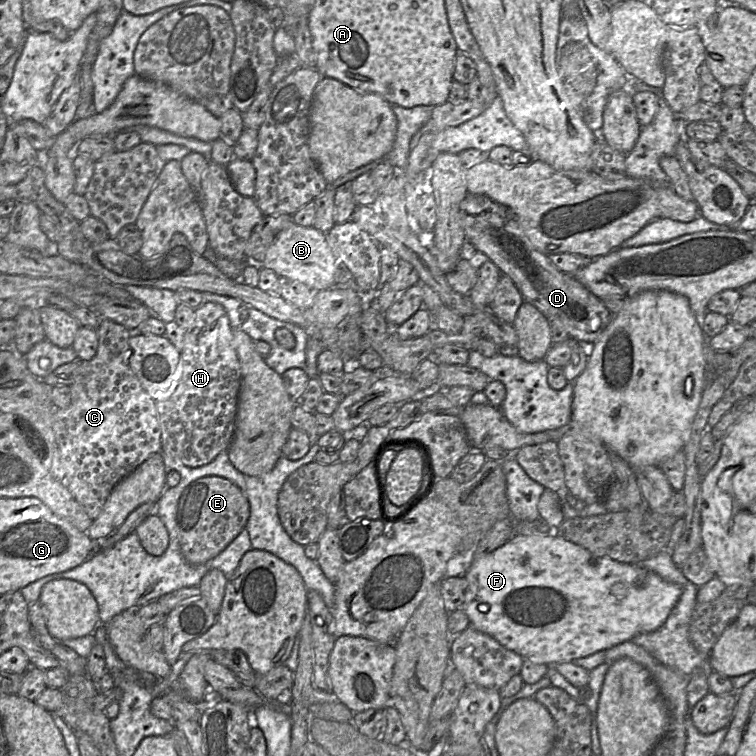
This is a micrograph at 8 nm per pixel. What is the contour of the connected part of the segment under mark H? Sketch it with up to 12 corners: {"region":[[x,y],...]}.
{"region":[[221,304],[195,309],[155,400],[161,452],[210,463],[233,436],[240,363]]}

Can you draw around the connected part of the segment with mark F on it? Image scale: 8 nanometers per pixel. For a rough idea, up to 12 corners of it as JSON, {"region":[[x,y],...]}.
{"region":[[553,535],[463,573],[470,626],[554,666],[660,628],[682,589]]}

